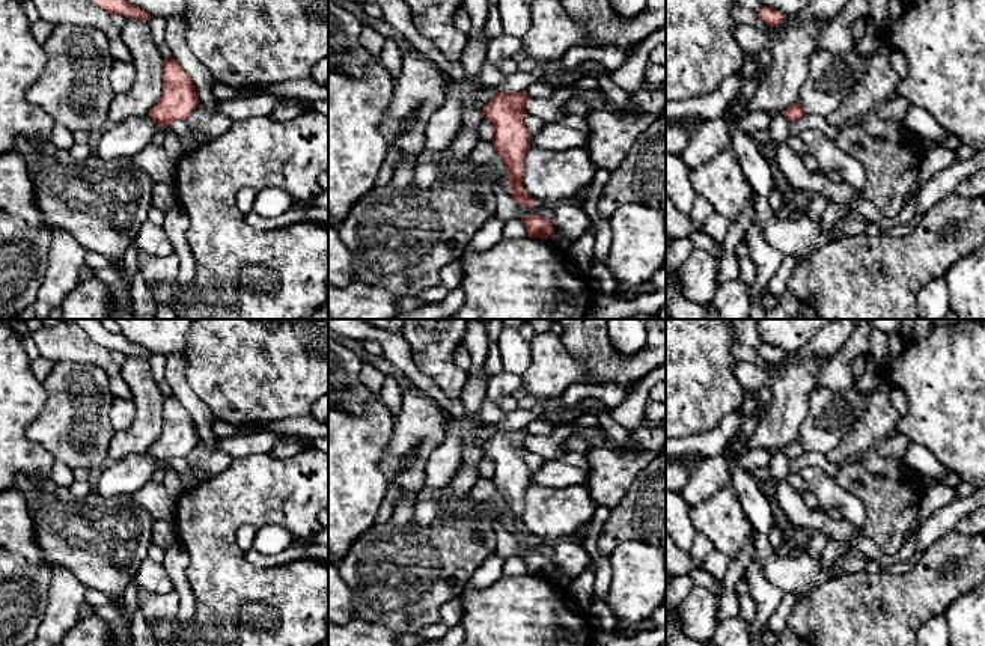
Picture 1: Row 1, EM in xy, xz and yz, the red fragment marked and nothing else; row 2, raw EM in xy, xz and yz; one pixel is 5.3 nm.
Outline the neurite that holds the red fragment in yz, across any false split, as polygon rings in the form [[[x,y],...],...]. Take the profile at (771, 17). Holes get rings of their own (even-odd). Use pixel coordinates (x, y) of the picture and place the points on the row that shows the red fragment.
[[[762,6],[756,12],[759,21],[770,27],[779,27],[788,18],[783,12],[768,6]]]

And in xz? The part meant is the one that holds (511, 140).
[[[499,92],[482,107],[482,114],[494,125],[492,146],[508,167],[509,193],[523,208],[535,203],[523,190],[524,157],[530,148],[530,134],[523,122],[529,93]]]

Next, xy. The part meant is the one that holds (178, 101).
[[[173,57],[163,62],[163,93],[148,116],[161,126],[187,120],[197,108],[199,99],[188,74]]]

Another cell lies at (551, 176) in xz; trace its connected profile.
[[[583,146],[565,151],[529,148],[521,184],[535,203],[554,208],[587,190],[596,172]]]

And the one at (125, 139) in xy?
[[[148,114],[113,123],[96,142],[96,155],[104,160],[133,157],[151,143],[158,126]]]

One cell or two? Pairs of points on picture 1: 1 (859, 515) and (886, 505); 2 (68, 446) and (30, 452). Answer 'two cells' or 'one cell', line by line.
1: two cells
2: two cells

